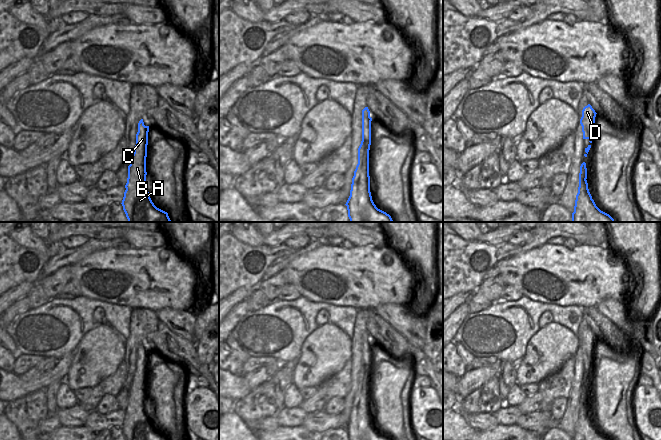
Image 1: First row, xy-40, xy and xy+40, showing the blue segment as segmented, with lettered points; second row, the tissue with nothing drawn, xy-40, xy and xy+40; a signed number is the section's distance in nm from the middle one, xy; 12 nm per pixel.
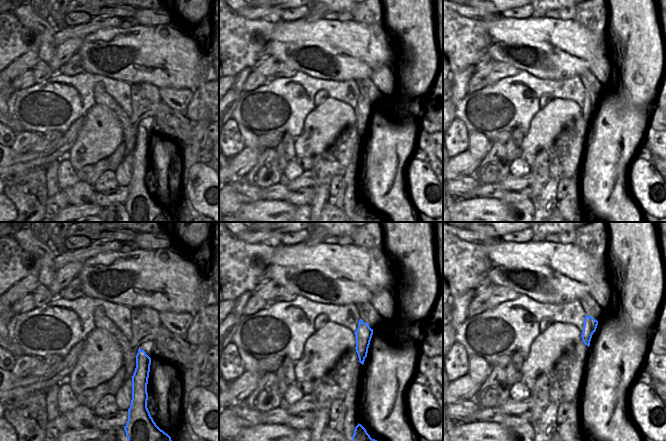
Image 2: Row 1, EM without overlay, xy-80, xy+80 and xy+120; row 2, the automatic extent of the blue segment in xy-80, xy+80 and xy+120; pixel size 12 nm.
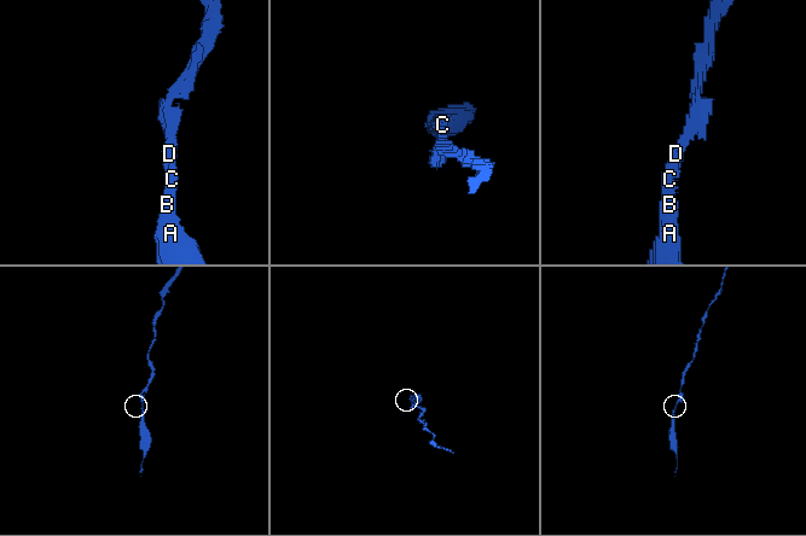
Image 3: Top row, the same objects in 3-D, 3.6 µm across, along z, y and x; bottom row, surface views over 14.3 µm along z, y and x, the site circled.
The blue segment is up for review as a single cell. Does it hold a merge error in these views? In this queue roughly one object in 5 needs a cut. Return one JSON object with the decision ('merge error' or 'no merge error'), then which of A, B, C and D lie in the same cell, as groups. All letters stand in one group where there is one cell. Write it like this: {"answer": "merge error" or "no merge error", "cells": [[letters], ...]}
{"answer": "no merge error", "cells": [["A", "B", "C", "D"]]}

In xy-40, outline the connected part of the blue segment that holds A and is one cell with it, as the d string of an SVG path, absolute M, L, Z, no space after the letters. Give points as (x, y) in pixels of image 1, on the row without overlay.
M141 343L138 347L136 369L128 390L126 414L121 427L126 440L168 440L167 436L154 429L146 410L148 356L149 350L145 350Z

